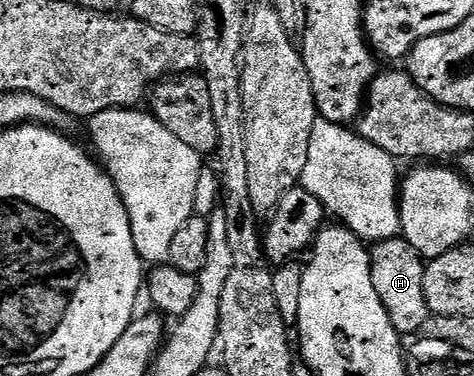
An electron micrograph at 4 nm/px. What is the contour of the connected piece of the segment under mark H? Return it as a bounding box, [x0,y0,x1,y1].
[370,236,432,335]

